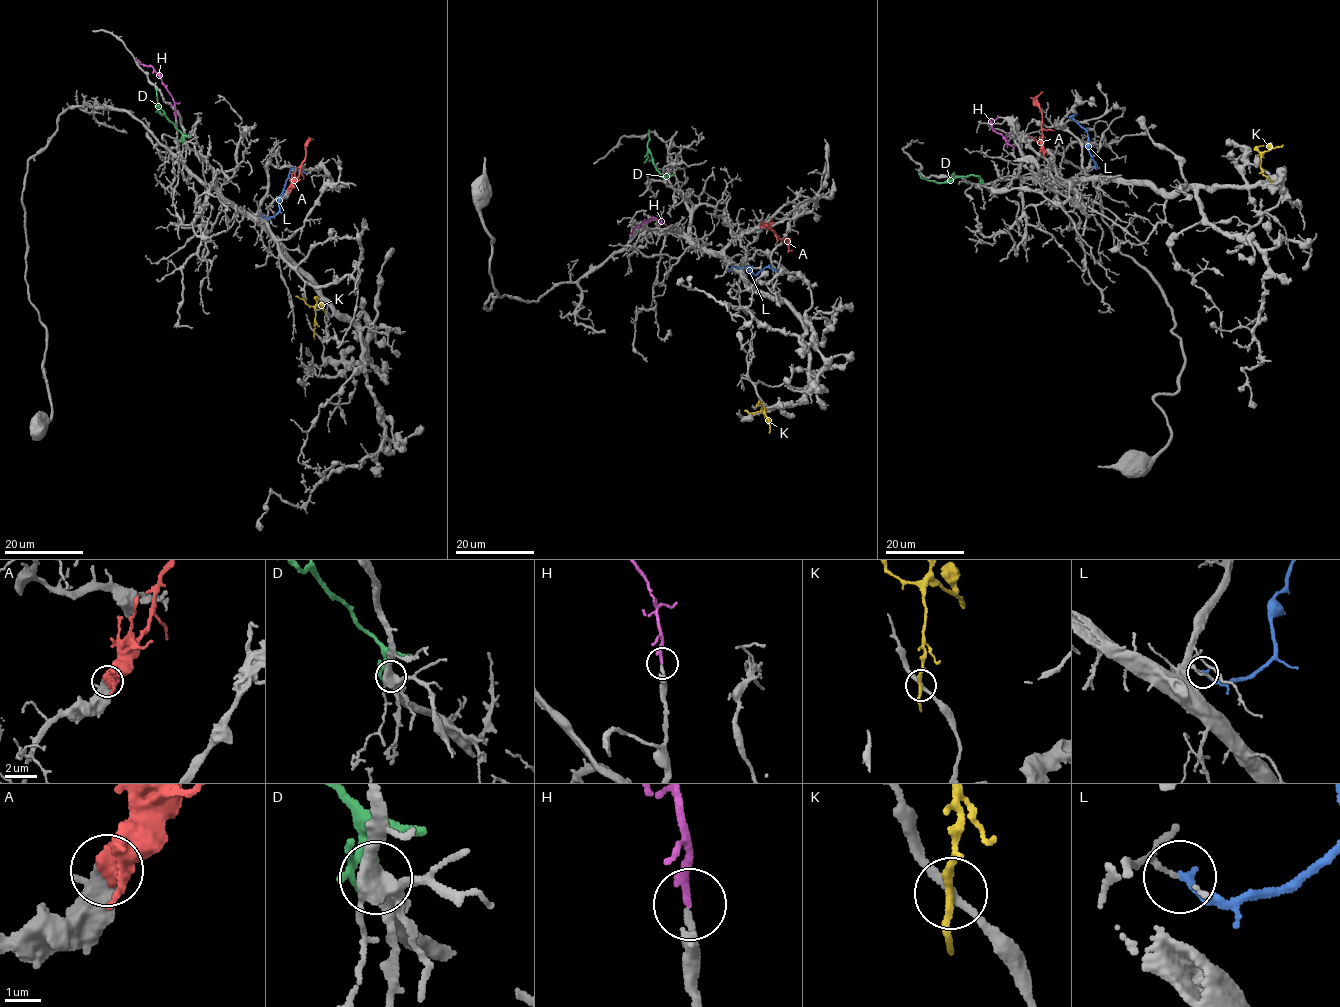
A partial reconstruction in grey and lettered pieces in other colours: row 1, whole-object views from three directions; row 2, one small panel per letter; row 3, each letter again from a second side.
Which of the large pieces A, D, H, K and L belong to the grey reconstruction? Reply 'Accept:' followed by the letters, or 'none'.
Accept: A, H

